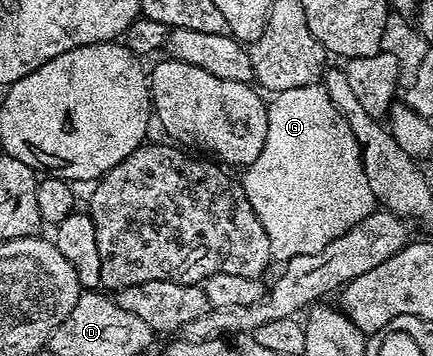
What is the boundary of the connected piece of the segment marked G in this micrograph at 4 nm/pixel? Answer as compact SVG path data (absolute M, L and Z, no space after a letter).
M322 84L288 88L288 92L273 95L266 111L268 136L264 148L254 163L241 171L240 181L248 196L248 204L252 204L256 216L260 216L264 232L268 232L271 255L285 264L301 254L320 252L324 244L332 244L336 236L344 236L344 232L374 213L376 201L365 175L362 149Z

